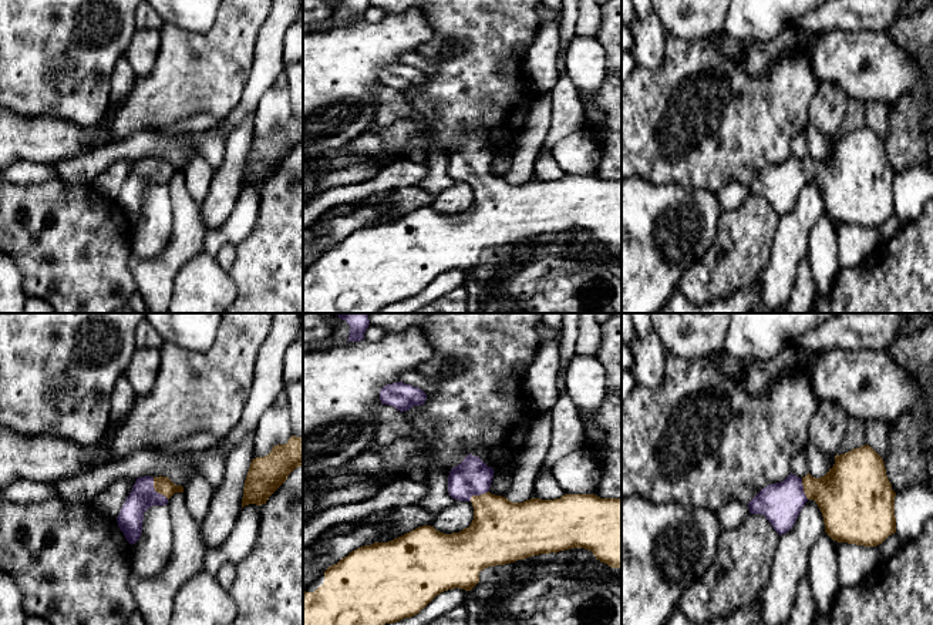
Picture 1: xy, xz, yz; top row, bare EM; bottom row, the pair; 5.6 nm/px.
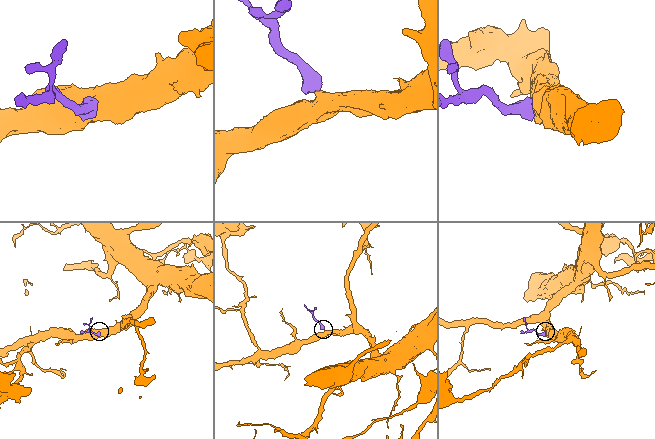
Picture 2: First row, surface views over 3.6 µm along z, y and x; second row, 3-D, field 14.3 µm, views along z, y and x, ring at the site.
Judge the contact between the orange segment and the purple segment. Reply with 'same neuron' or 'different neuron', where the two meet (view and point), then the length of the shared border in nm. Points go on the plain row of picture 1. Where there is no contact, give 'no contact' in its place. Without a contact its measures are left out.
same neuron | xy (155, 171) | 160 nm

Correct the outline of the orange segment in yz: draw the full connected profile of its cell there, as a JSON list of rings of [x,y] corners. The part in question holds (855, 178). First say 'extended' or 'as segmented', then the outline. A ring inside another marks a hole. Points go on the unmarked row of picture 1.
extended | [[[865,125],[836,135],[833,148],[823,158],[815,159],[808,154],[799,159],[791,154],[784,162],[767,167],[748,184],[748,189],[751,195],[765,196],[782,216],[794,208],[805,184],[814,181],[822,194],[825,214],[833,222],[876,228],[896,214],[895,178],[883,140]]]

